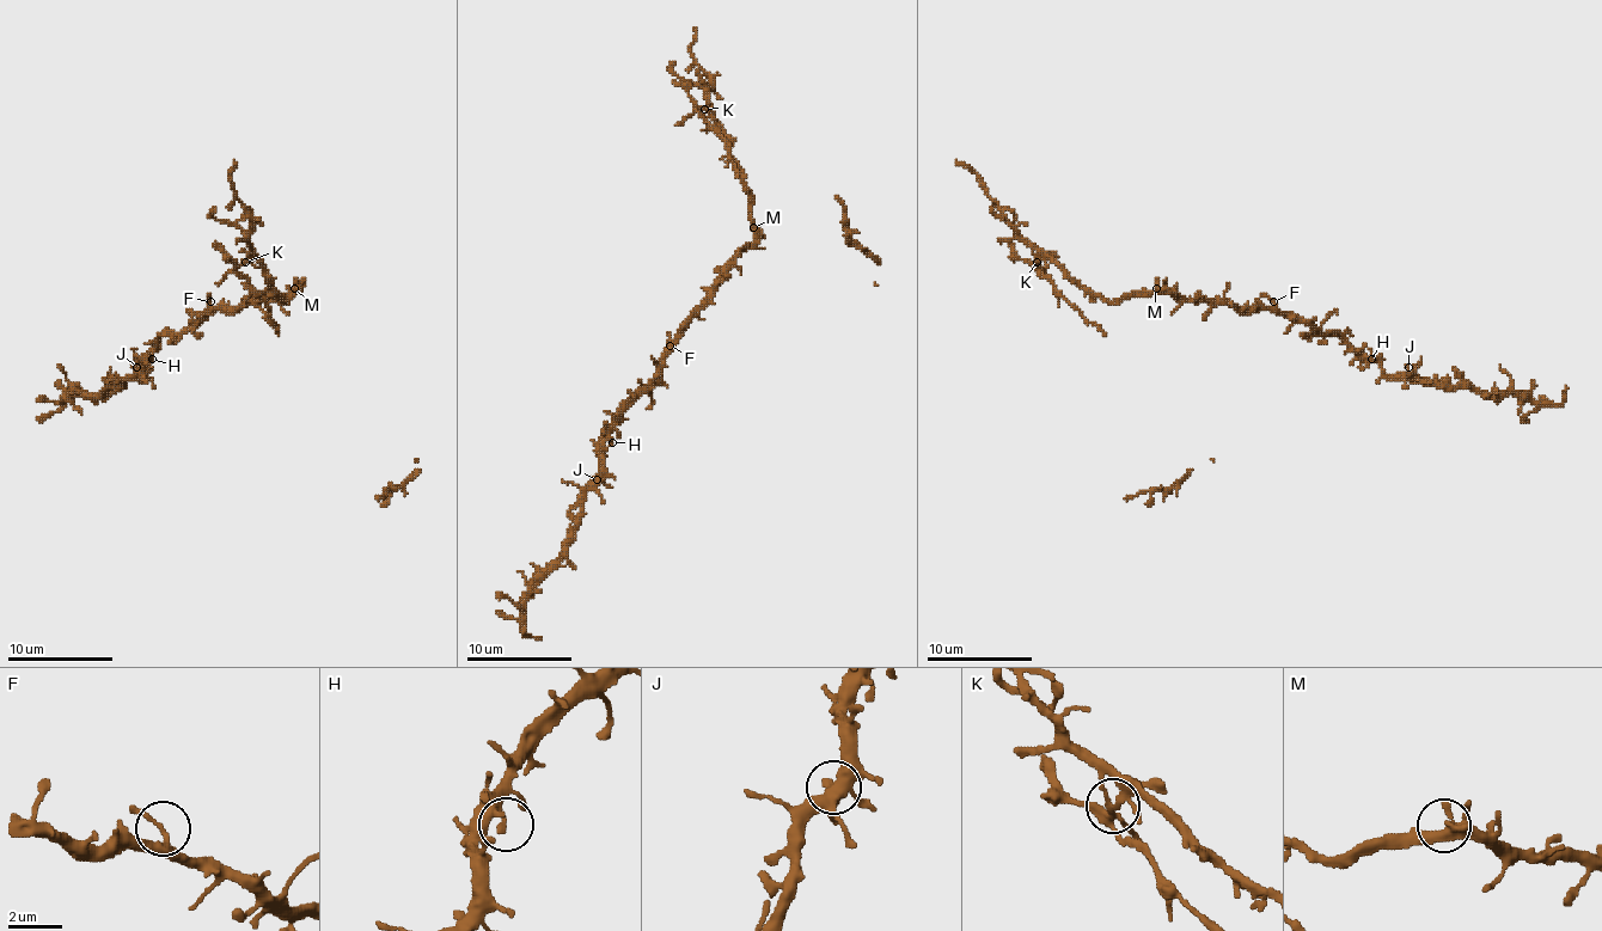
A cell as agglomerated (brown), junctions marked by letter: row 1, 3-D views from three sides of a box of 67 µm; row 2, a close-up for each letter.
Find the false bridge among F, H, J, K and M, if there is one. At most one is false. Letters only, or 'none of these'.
K

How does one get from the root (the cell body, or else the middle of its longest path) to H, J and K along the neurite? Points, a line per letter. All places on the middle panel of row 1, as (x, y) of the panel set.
H: (753, 232), (753, 240), (689, 319), (659, 377), (612, 427), (612, 442)
J: (753, 232), (753, 240), (689, 319), (659, 377), (612, 427), (601, 448), (601, 475), (597, 479)
K: (753, 232), (751, 193), (738, 161), (731, 154), (731, 138), (704, 109)

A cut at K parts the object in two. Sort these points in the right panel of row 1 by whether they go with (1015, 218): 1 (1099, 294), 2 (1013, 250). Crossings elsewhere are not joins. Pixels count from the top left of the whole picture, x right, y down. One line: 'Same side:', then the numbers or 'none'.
Same side: 1

